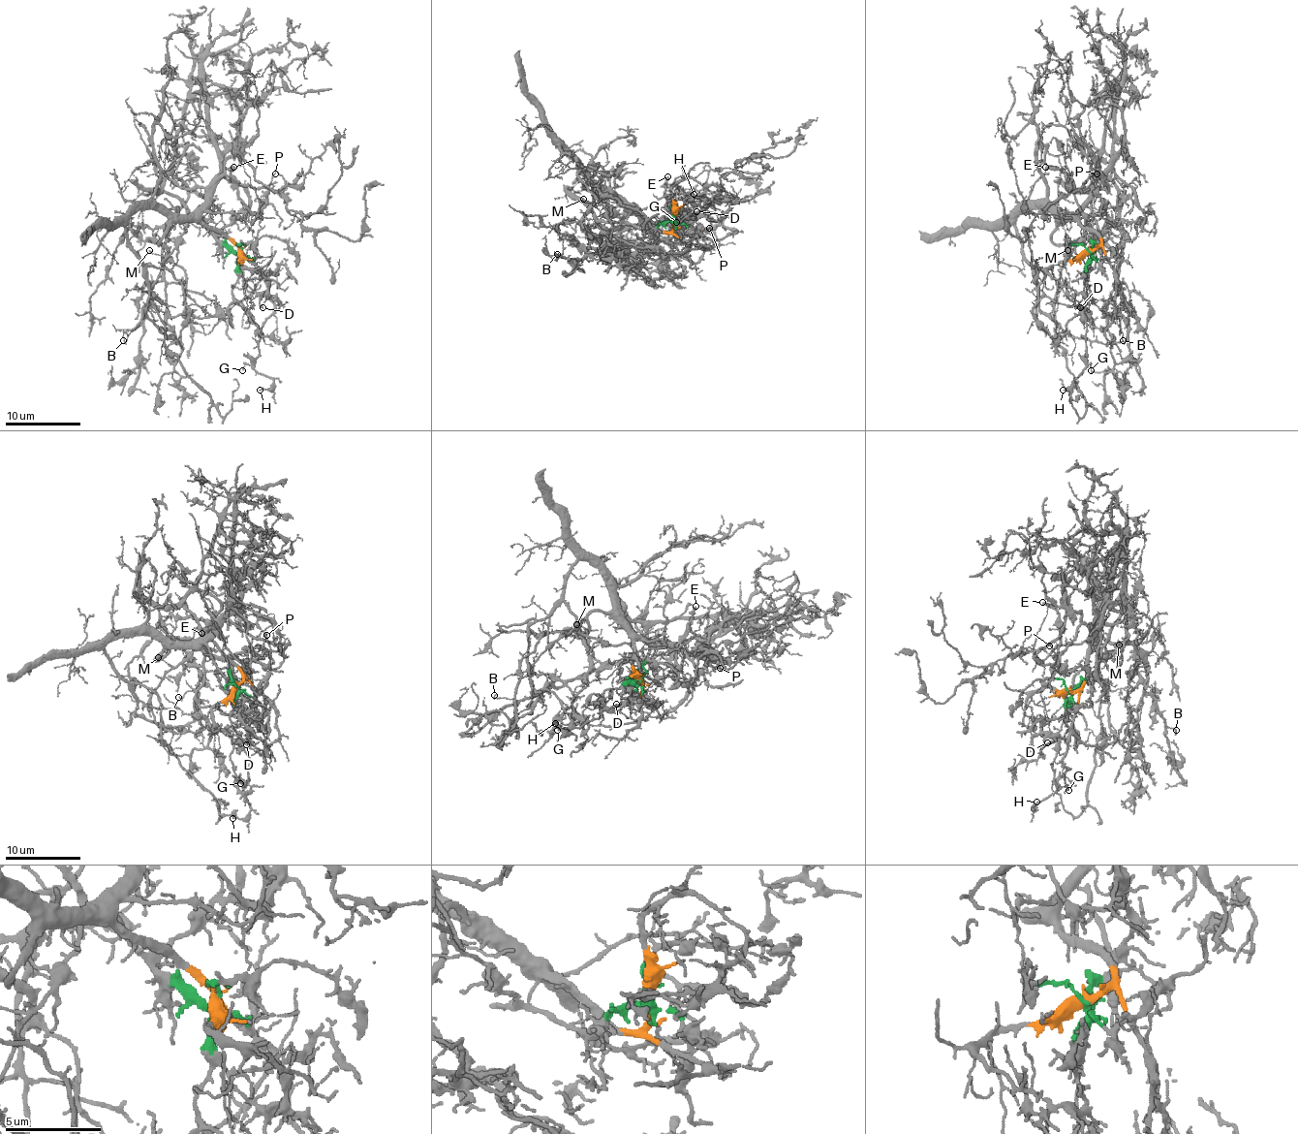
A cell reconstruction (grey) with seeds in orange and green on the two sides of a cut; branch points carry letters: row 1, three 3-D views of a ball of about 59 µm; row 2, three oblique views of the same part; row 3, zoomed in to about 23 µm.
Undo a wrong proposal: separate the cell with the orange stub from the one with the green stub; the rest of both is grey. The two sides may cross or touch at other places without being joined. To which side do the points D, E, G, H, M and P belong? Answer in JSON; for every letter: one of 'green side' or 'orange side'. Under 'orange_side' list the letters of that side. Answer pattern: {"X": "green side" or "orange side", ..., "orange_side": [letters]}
{"D": "green side", "E": "green side", "G": "green side", "H": "green side", "M": "green side", "P": "green side", "orange_side": []}

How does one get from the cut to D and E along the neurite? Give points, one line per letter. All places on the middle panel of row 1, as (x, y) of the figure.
D: (674, 219), (672, 221), (674, 217), (691, 221), (696, 212)
E: (674, 219), (661, 221), (651, 233), (659, 238), (690, 235), (691, 227), (686, 215), (664, 195), (668, 175)

